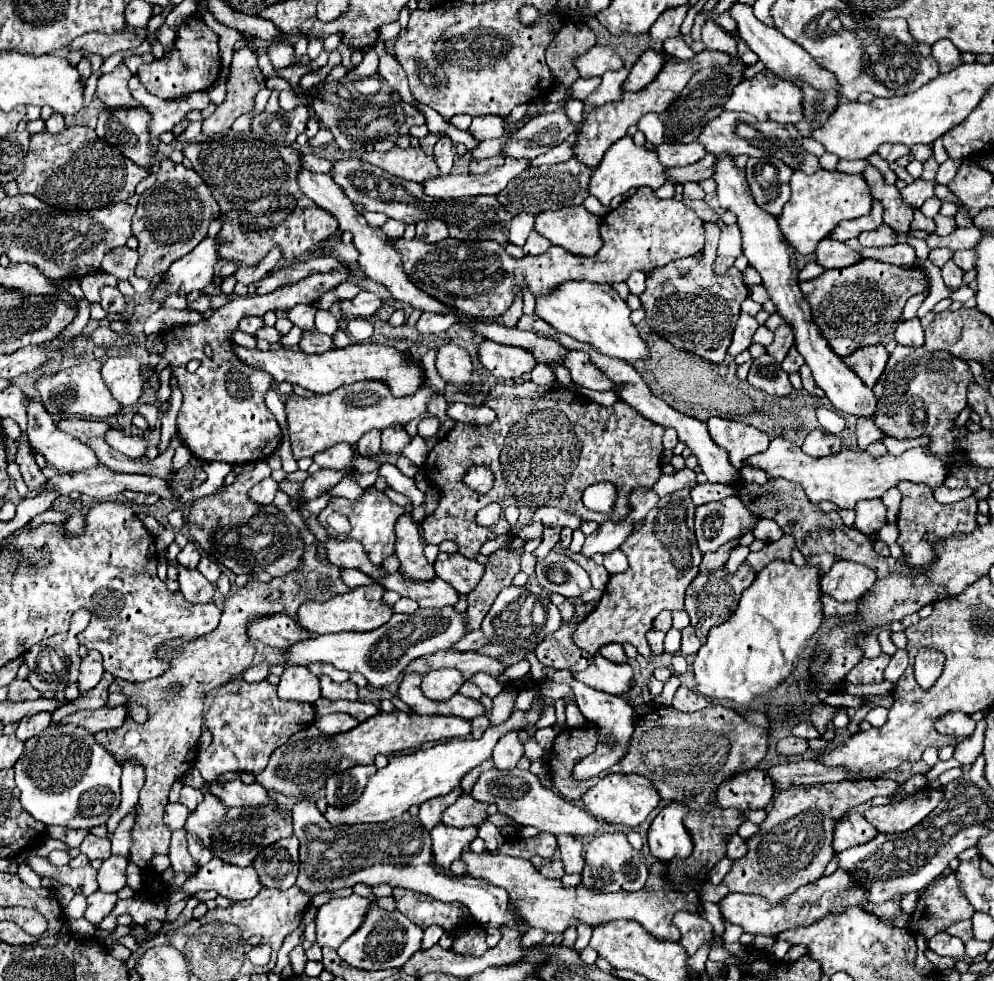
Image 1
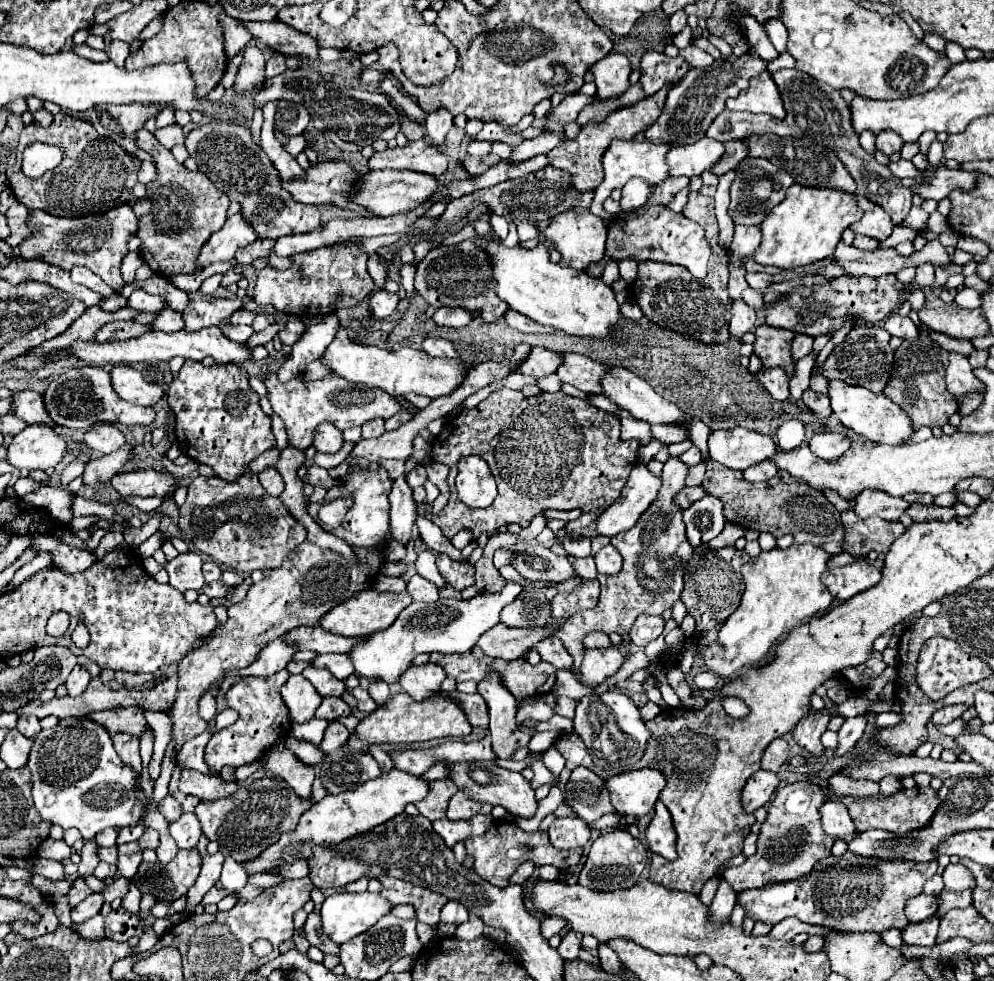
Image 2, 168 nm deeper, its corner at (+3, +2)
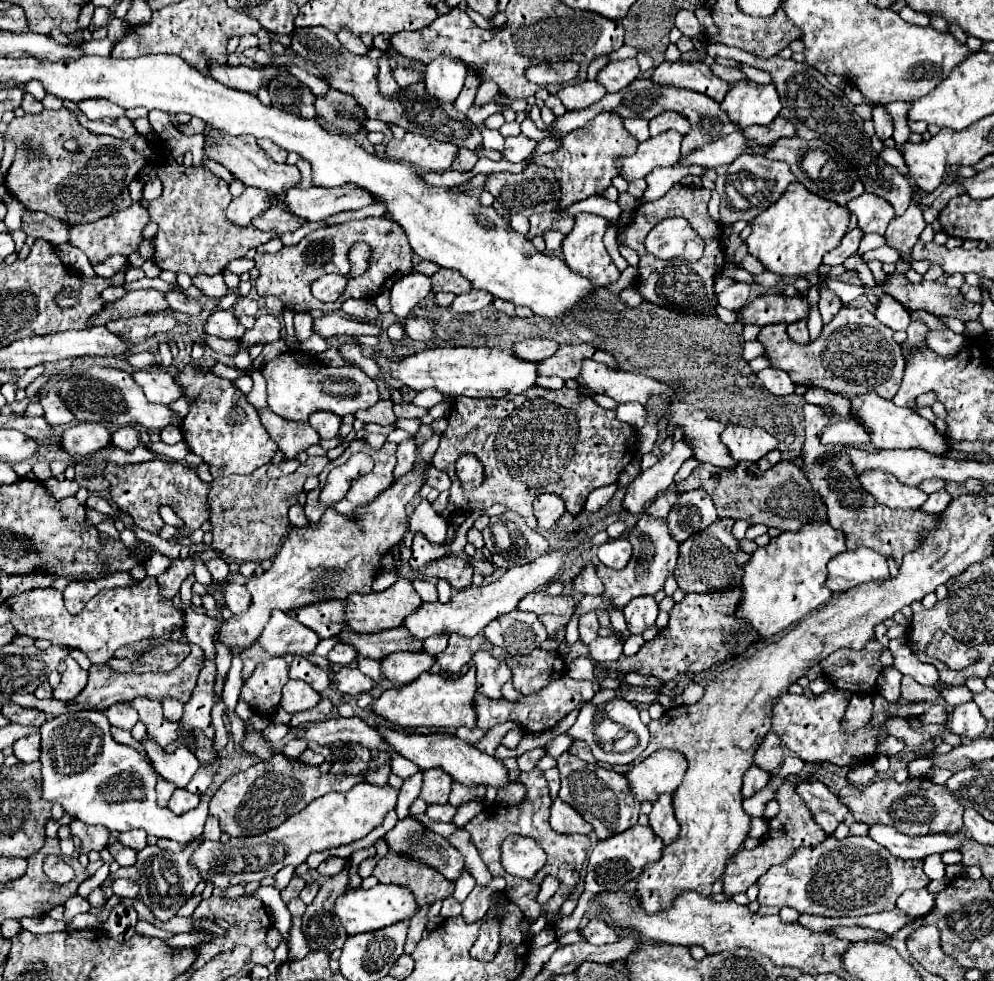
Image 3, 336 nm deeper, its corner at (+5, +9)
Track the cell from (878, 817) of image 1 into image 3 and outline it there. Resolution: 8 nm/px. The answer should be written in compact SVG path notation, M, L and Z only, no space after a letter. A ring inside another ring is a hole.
M880 779L870 783L868 787L856 789L844 787L840 791L840 801L852 811L856 821L866 825L884 823L896 827L900 833L916 837L916 835L932 835L932 833L948 833L954 835L960 829L964 807L958 799L942 785L934 785L928 779L906 779L904 783L896 783L896 779ZM916 829L926 829L916 833Z

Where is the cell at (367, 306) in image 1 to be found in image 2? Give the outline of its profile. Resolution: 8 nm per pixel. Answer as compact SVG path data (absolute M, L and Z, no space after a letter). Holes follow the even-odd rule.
M384 290L372 292L372 296L370 296L370 300L368 300L372 316L376 316L376 318L388 318L388 316L394 312L398 300L400 300L398 294L388 294L388 292L384 292Z

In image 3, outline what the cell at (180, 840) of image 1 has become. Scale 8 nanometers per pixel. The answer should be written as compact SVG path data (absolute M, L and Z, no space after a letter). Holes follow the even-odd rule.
M198 841L190 843L180 853L172 853L172 851L160 849L158 845L146 845L138 853L136 865L132 865L132 867L120 867L116 871L116 877L128 877L128 879L136 881L140 885L140 899L144 901L144 905L154 913L156 919L168 921L192 897L196 885L200 883L198 871L194 867L190 867L190 863L188 863L188 859L190 859L190 855L192 855L192 851L196 847L198 847Z

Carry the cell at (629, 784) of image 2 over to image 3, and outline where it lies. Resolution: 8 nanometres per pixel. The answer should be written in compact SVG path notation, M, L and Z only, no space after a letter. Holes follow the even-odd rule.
M672 749L654 751L640 765L626 773L638 801L656 801L662 793L674 793L684 779L688 761Z

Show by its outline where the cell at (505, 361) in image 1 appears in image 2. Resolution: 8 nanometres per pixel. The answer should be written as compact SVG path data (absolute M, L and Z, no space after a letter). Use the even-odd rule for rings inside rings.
M532 348L530 358L526 358L526 362L522 362L522 366L518 366L518 372L534 376L534 378L542 378L546 374L556 372L560 362L562 362L562 358L558 352L552 352L546 348Z

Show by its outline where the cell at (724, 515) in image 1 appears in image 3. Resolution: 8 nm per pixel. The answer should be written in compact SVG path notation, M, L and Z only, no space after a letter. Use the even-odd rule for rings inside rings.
M698 489L698 491L682 493L676 507L672 507L672 511L668 513L666 523L672 539L682 543L696 531L706 529L708 523L714 523L716 519L718 515L712 499Z

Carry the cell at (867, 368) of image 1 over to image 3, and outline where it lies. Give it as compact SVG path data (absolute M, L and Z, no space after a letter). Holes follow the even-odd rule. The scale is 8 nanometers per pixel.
M842 307L836 317L824 325L820 337L806 345L794 343L786 331L786 323L762 327L758 341L766 347L772 367L784 369L796 385L820 387L840 393L846 399L876 391L884 399L892 399L900 387L904 373L902 347L894 341L894 331L884 327L868 309Z

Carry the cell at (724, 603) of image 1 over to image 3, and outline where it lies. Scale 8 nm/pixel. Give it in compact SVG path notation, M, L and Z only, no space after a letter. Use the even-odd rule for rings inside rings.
M724 517L706 527L704 531L692 535L680 545L678 565L674 571L674 577L684 593L712 593L712 591L728 591L742 583L744 575L744 563L750 559L746 551L740 549L738 541L732 537L732 525L734 521Z

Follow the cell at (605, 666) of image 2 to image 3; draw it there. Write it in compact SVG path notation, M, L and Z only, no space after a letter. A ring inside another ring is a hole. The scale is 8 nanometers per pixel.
M616 635L610 637L596 637L590 643L590 655L594 661L616 661L622 655L624 641Z

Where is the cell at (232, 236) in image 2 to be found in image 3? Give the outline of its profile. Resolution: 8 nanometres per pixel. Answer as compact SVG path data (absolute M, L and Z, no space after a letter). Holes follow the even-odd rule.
M246 187L244 193L240 197L234 197L226 209L228 217L238 223L238 225L250 225L250 221L266 211L268 207L274 207L276 203L284 201L284 191L282 193L268 193L268 191L262 191L262 189L252 189L252 187Z

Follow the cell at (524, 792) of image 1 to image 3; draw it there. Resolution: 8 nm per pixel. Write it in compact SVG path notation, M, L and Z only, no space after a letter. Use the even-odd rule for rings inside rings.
M378 725L376 731L382 735L382 739L390 745L392 751L396 751L402 757L410 759L412 763L416 763L422 771L432 769L432 767L444 769L446 773L452 775L452 779L466 783L466 785L486 785L486 787L500 789L502 785L508 783L508 769L502 765L500 759L494 759L494 757L478 751L476 747L466 745L456 735L448 735L448 733L404 733L404 731L388 729L382 725Z

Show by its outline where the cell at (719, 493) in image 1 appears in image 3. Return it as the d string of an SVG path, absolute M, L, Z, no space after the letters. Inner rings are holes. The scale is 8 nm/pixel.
M670 491L670 493L662 493L662 495L658 495L652 503L650 503L650 507L646 507L644 509L644 513L646 515L654 515L654 517L666 517L668 515L668 511L672 509L672 505L676 503L676 499L680 497L680 493L678 491Z

